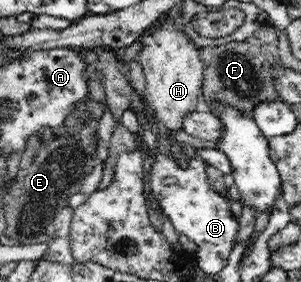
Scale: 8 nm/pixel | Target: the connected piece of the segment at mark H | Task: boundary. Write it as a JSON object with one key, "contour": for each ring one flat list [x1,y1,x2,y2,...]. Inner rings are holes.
{"contour":[[164,17,162,21,150,27,147,34,152,35,152,43,145,45,138,55,146,76,146,94,155,113,155,120,164,121,164,127,182,129,182,117,189,116,202,108,202,81,205,80,205,65,186,35,171,27,173,20]]}

